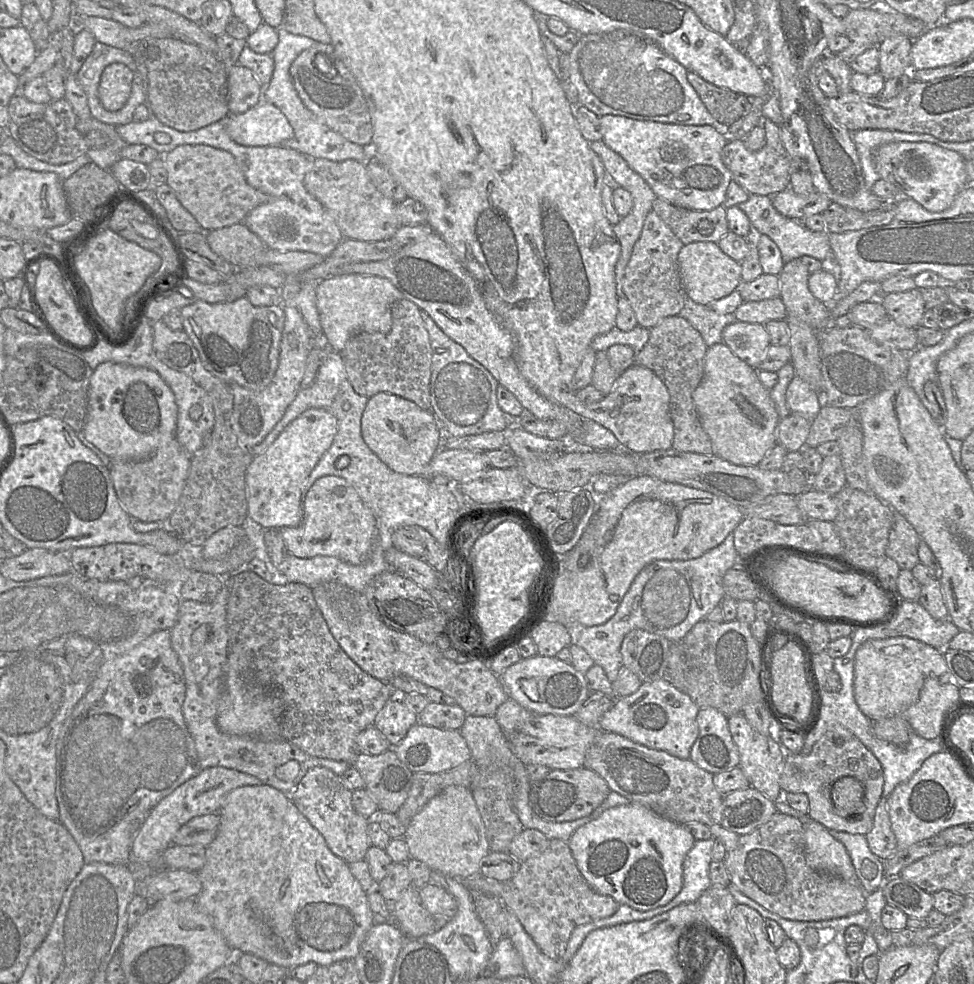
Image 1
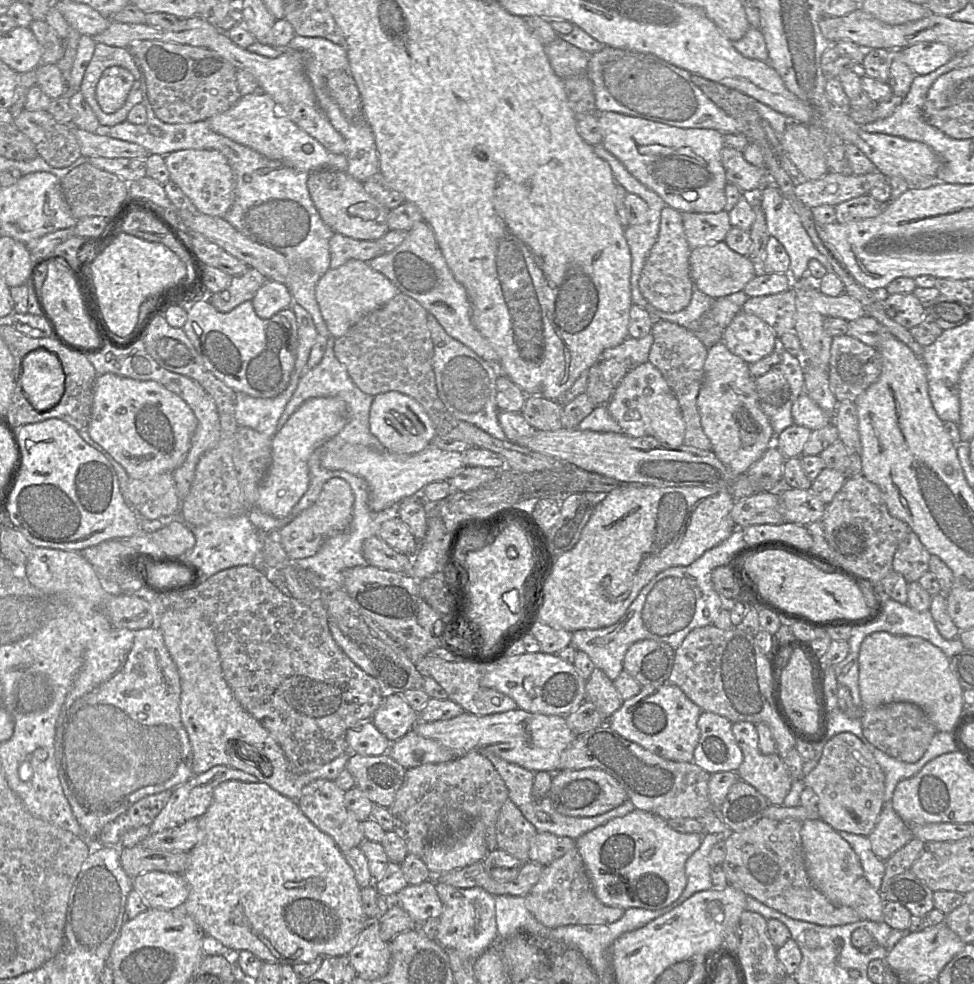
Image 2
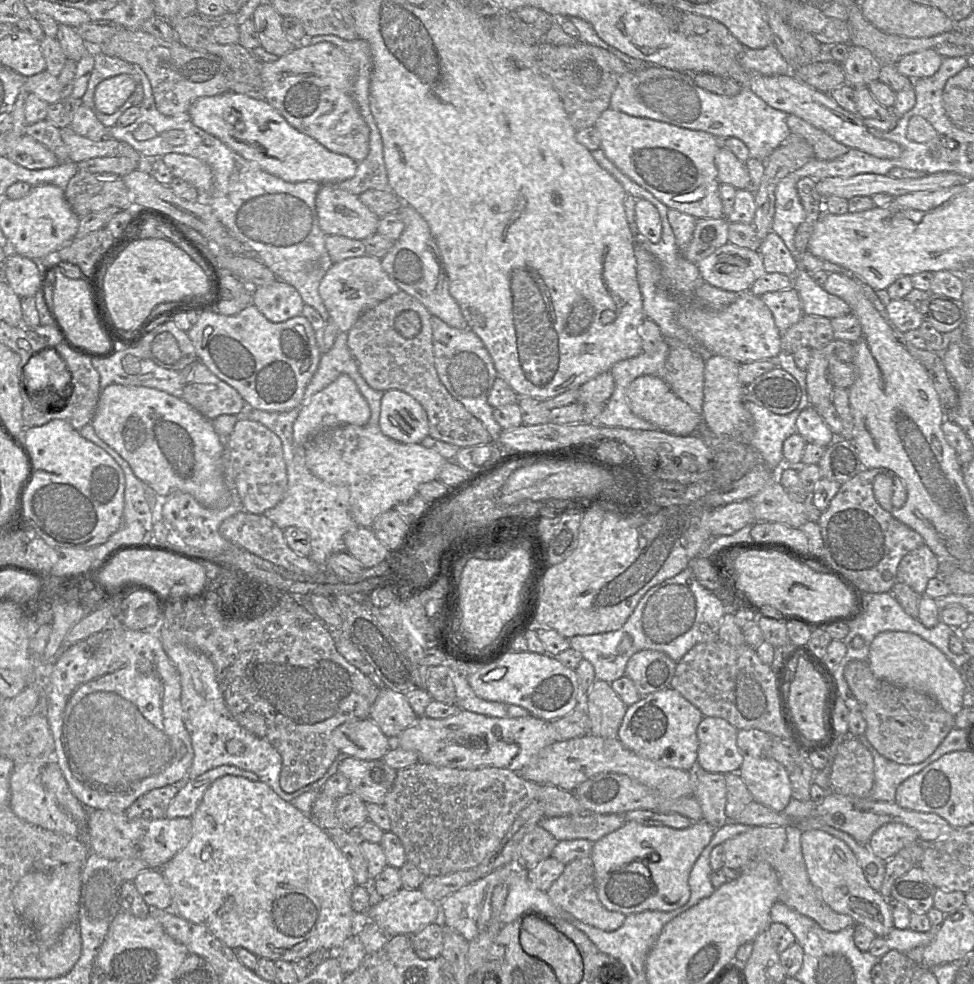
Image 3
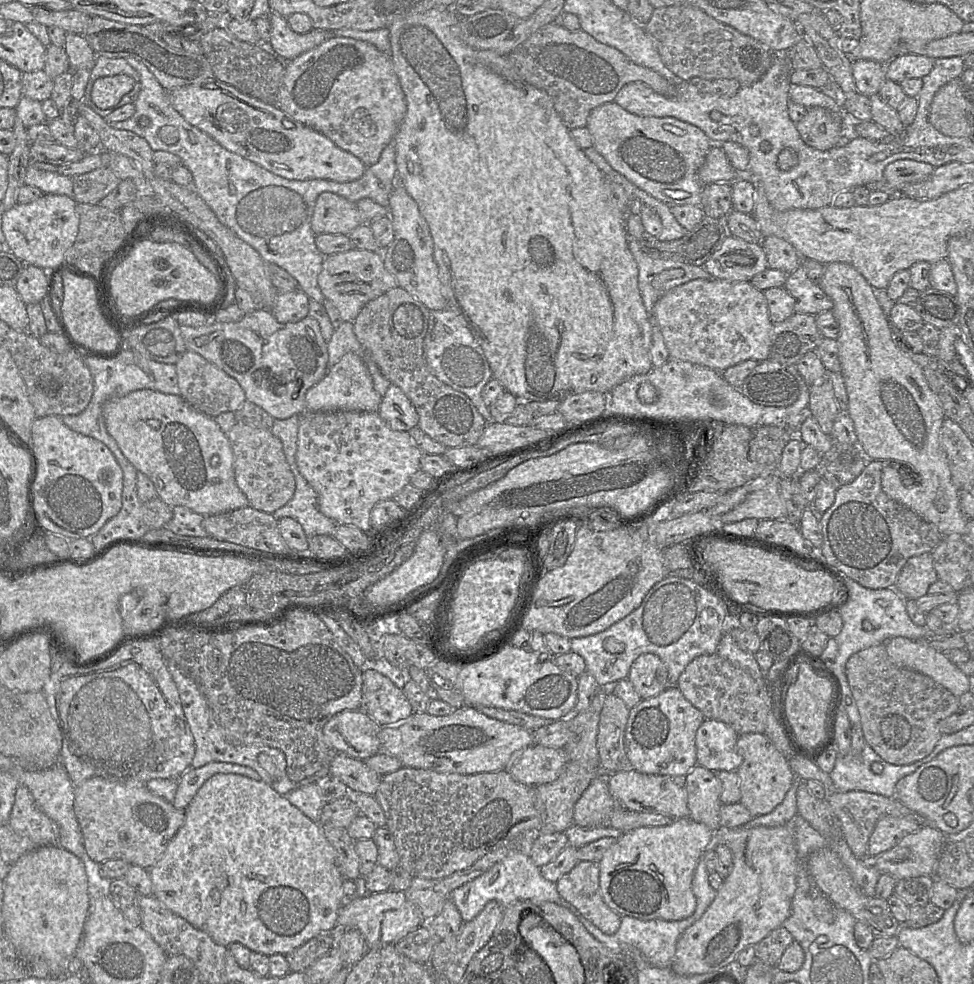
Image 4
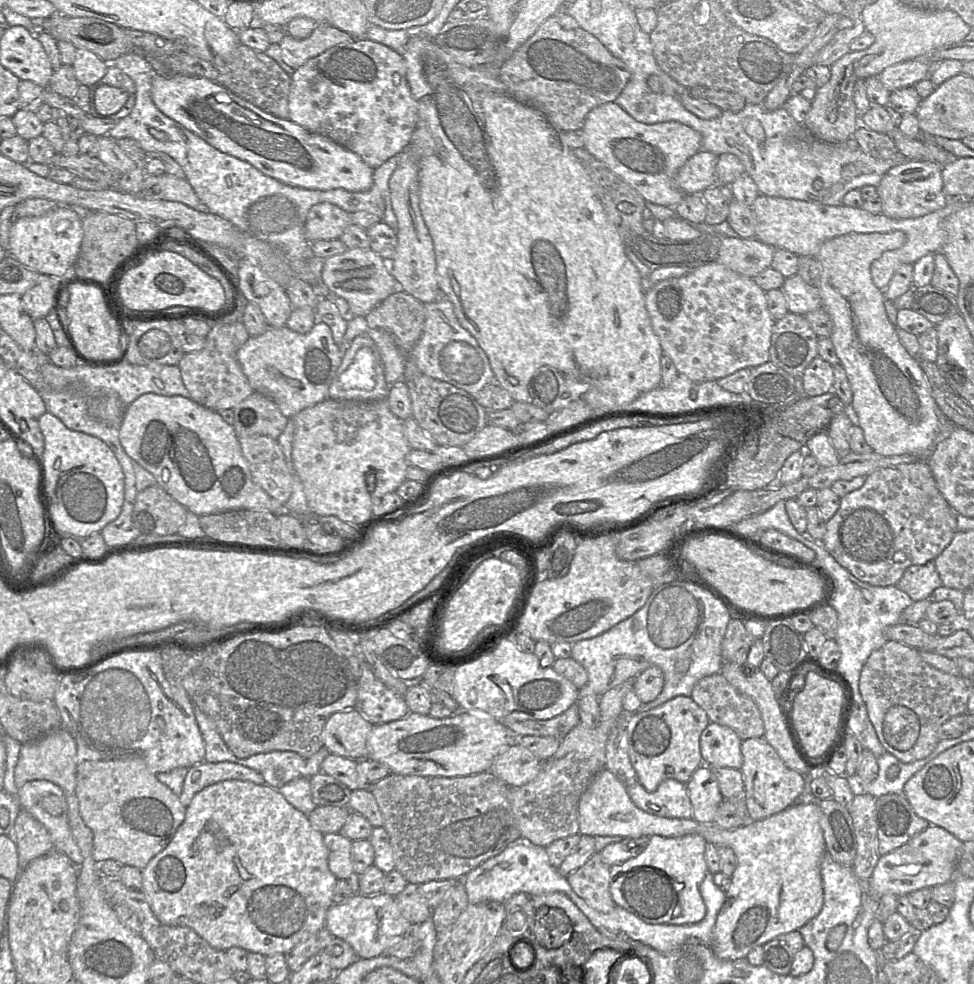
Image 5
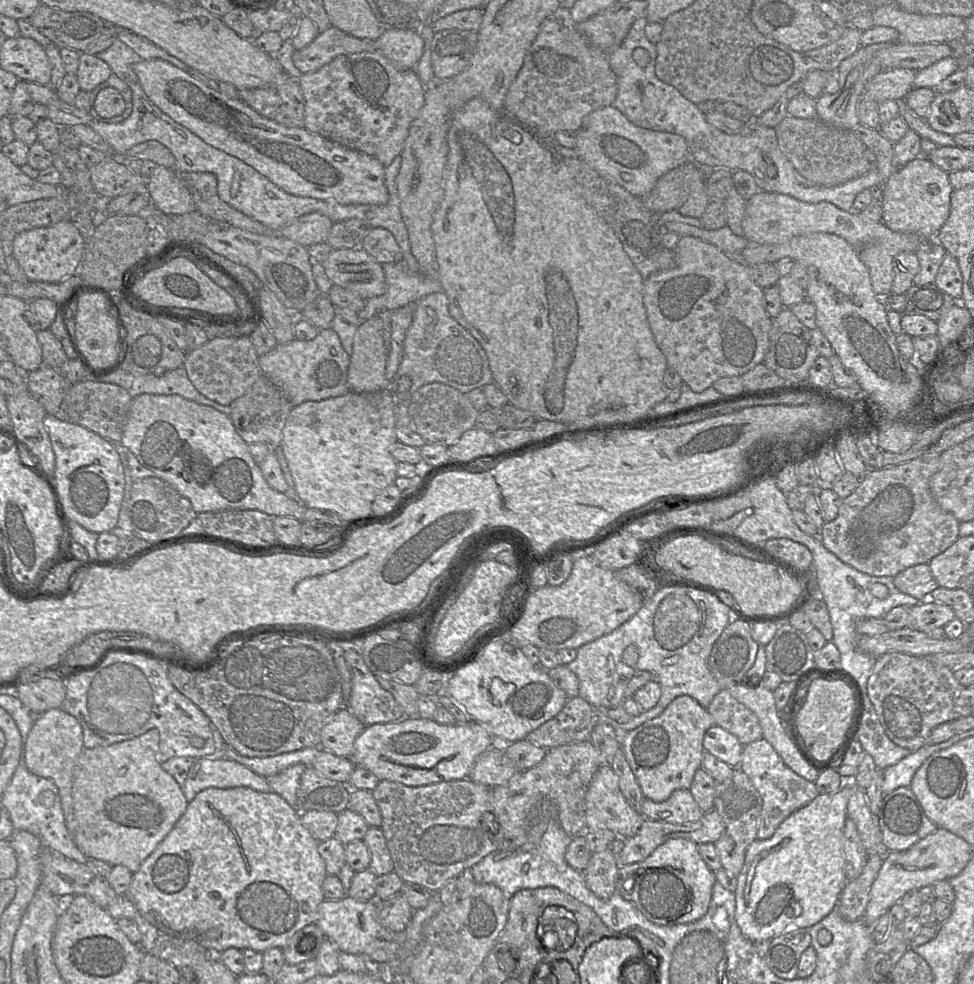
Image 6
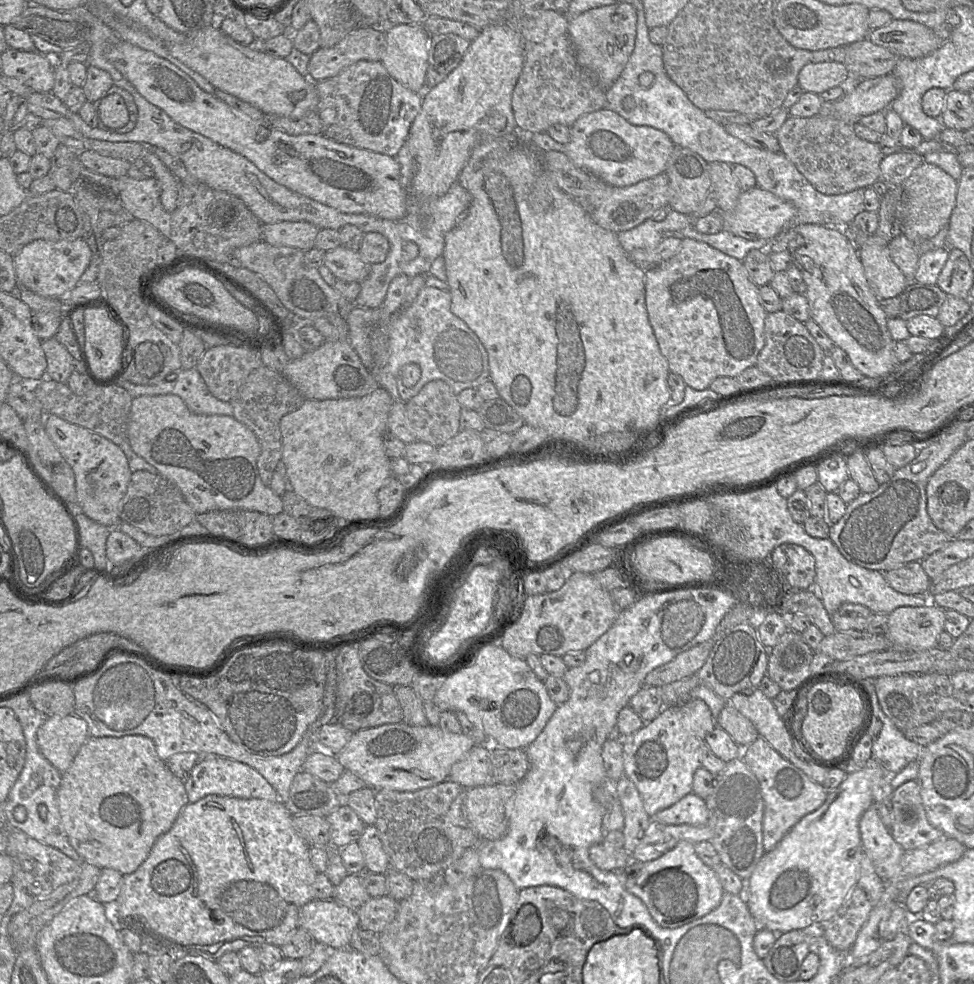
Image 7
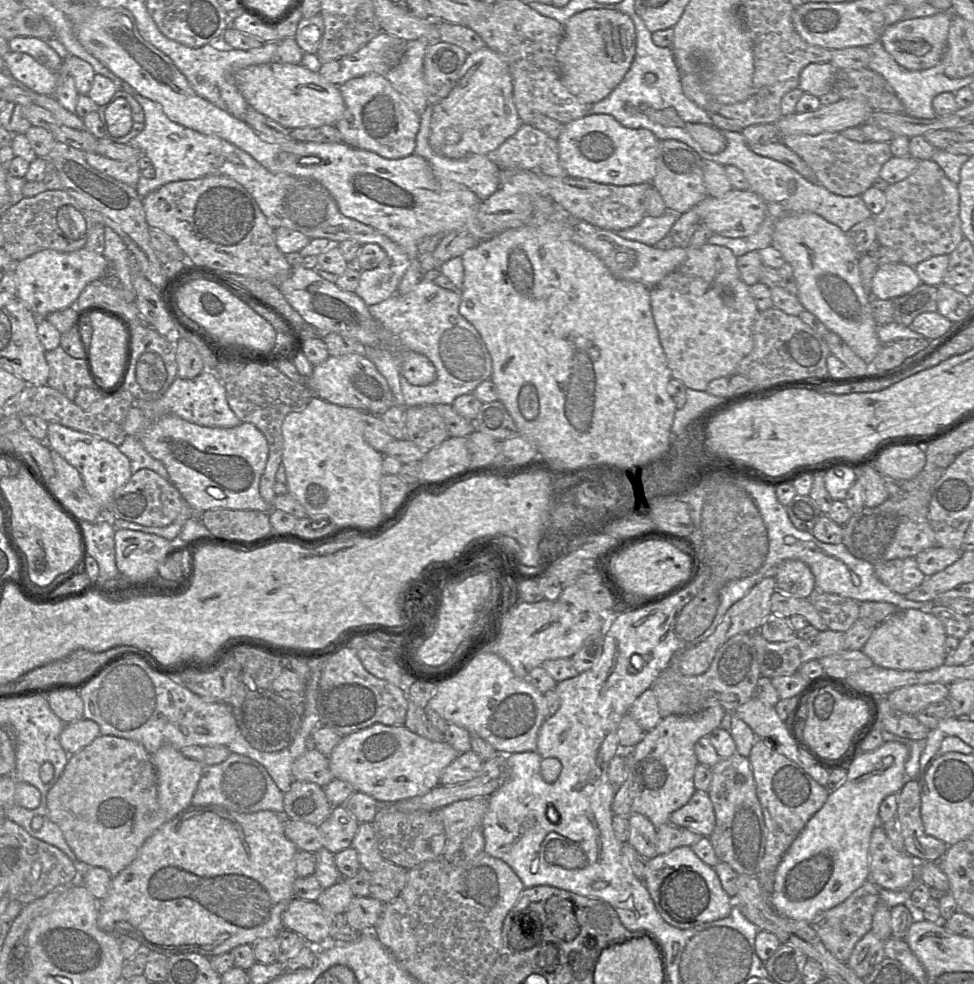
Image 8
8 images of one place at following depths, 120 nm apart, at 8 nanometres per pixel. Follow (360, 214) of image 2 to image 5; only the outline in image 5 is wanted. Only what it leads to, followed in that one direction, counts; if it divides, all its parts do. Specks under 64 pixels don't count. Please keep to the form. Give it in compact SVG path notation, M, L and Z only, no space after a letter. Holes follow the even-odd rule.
M322 202L315 204L308 212L304 235L309 242L339 239L351 224L351 214L340 207Z

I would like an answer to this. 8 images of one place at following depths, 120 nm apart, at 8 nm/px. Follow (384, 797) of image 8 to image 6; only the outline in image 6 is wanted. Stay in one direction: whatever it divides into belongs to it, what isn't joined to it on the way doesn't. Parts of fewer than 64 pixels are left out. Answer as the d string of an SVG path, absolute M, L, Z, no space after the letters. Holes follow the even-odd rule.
M403 718L400 721L366 726L355 739L353 753L349 759L355 766L372 772L380 781L399 782L412 787L424 786L469 777L477 758L493 746L493 739L494 737L476 721L444 725L433 719Z

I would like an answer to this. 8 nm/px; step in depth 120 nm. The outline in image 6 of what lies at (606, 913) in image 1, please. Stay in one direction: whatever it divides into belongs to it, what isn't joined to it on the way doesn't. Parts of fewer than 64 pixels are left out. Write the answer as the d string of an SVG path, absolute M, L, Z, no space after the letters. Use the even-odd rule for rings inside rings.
M607 848L593 853L586 866L581 871L587 887L599 898L607 899L616 892L616 876L618 860Z

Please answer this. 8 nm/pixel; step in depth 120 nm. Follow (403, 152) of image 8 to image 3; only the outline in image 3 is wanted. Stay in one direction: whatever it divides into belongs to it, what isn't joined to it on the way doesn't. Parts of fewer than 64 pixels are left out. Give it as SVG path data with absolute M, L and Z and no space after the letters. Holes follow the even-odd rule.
M329 42L294 48L277 61L262 62L265 100L298 131L312 137L329 151L346 155L360 163L369 152L369 128L352 96L357 74L358 62Z

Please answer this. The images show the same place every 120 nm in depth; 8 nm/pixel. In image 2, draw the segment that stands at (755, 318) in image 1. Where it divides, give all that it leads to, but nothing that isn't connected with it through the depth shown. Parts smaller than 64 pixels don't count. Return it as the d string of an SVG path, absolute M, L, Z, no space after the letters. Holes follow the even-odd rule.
M789 289L778 294L751 297L743 304L741 311L763 320L779 339L783 334L794 331L796 296Z

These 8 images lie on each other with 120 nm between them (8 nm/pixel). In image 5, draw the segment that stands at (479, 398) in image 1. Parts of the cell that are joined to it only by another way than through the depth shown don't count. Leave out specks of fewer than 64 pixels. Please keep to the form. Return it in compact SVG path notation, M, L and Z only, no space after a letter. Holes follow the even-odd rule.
M439 292L439 299L424 304L424 307L424 329L411 352L412 359L423 374L448 382L456 388L465 390L475 398L475 395L485 385L495 381L487 355L476 339L461 326L454 312L453 304L443 292Z

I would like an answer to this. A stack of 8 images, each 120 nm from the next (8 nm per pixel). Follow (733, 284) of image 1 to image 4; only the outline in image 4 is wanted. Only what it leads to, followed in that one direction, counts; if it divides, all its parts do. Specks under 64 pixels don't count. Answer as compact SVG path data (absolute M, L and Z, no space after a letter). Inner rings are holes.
M728 235L703 267L715 279L749 282L768 268L768 262L761 244Z

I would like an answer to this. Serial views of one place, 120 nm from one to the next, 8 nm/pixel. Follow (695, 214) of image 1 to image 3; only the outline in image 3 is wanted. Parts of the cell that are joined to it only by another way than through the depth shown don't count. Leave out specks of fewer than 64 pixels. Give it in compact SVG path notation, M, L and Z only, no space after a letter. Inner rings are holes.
M726 217L696 219L691 240L682 253L683 257L697 264L726 244L729 223Z

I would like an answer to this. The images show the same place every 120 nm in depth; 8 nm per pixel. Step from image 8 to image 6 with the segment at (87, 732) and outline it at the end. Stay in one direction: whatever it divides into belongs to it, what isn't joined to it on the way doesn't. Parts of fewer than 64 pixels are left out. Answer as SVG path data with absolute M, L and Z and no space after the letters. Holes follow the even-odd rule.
M62 708L49 709L40 715L35 715L35 721L25 743L25 763L31 773L49 778L56 784L61 796L64 820L70 834L76 829L72 798L74 769L83 748L82 727L74 716Z

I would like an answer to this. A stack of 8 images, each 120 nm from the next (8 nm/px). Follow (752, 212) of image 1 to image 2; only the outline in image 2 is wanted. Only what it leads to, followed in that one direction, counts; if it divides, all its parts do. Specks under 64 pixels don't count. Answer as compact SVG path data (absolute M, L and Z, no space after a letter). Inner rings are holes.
M775 185L766 187L761 193L744 193L745 195L754 194L754 200L758 200L764 213L768 233L776 238L785 248L790 258L790 266L785 274L788 274L793 281L803 278L808 273L808 262L811 259L819 261L827 271L832 271L831 265L825 256L823 256L814 246L811 238L804 229L800 218L797 218L795 211L788 201L782 201L779 204L778 188Z

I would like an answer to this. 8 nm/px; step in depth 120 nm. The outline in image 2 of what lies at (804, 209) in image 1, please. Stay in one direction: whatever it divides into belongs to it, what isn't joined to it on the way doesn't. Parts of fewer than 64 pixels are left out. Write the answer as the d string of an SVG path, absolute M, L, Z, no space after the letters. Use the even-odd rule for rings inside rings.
M881 172L865 175L828 173L818 180L807 180L795 187L796 196L809 208L836 206L847 200L869 195L879 183L888 182Z

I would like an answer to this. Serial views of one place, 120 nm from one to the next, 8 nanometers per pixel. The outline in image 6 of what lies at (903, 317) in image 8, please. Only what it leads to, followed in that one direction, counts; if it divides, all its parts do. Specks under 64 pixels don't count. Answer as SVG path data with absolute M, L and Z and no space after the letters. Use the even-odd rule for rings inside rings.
M934 283L912 285L906 295L906 314L918 314L937 322L956 301Z

